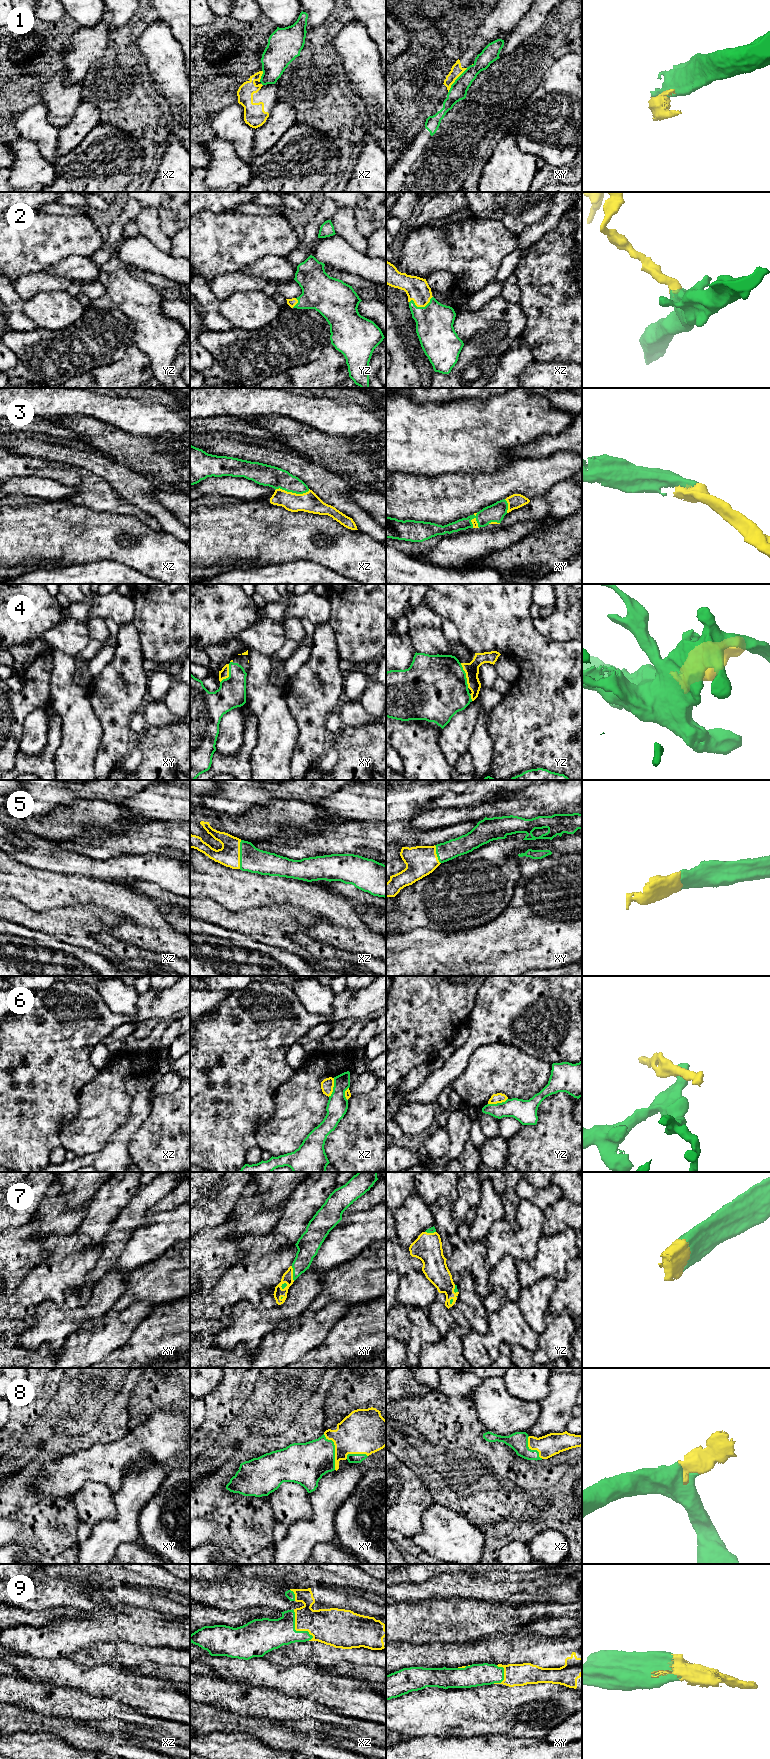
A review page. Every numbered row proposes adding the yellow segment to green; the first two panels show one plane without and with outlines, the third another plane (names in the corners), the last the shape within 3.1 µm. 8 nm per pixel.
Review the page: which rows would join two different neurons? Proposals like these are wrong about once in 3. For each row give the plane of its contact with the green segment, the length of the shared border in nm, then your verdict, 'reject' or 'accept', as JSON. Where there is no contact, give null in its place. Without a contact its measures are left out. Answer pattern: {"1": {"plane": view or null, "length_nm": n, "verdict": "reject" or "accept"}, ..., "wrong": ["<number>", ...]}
{"1": {"plane": "xy", "length_nm": 260, "verdict": "reject"}, "2": {"plane": "xz", "length_nm": 200, "verdict": "accept"}, "3": {"plane": "xz", "length_nm": 280, "verdict": "accept"}, "4": {"plane": "yz", "length_nm": 220, "verdict": "accept"}, "5": {"plane": "xz", "length_nm": 240, "verdict": "accept"}, "6": {"plane": "xz", "length_nm": 160, "verdict": "reject"}, "7": {"plane": "xy", "length_nm": 120, "verdict": "accept"}, "8": {"plane": "xy", "length_nm": 300, "verdict": "accept"}, "9": {"plane": "xz", "length_nm": 280, "verdict": "accept"}, "wrong": ["1", "6"]}

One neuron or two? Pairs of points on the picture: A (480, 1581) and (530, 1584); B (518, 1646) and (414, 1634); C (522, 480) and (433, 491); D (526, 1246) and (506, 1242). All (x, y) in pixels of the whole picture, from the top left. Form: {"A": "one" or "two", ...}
{"A": "one", "B": "two", "C": "one", "D": "one"}

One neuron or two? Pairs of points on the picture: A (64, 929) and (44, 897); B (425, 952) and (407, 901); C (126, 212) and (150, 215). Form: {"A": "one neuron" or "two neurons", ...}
{"A": "two neurons", "B": "two neurons", "C": "two neurons"}

